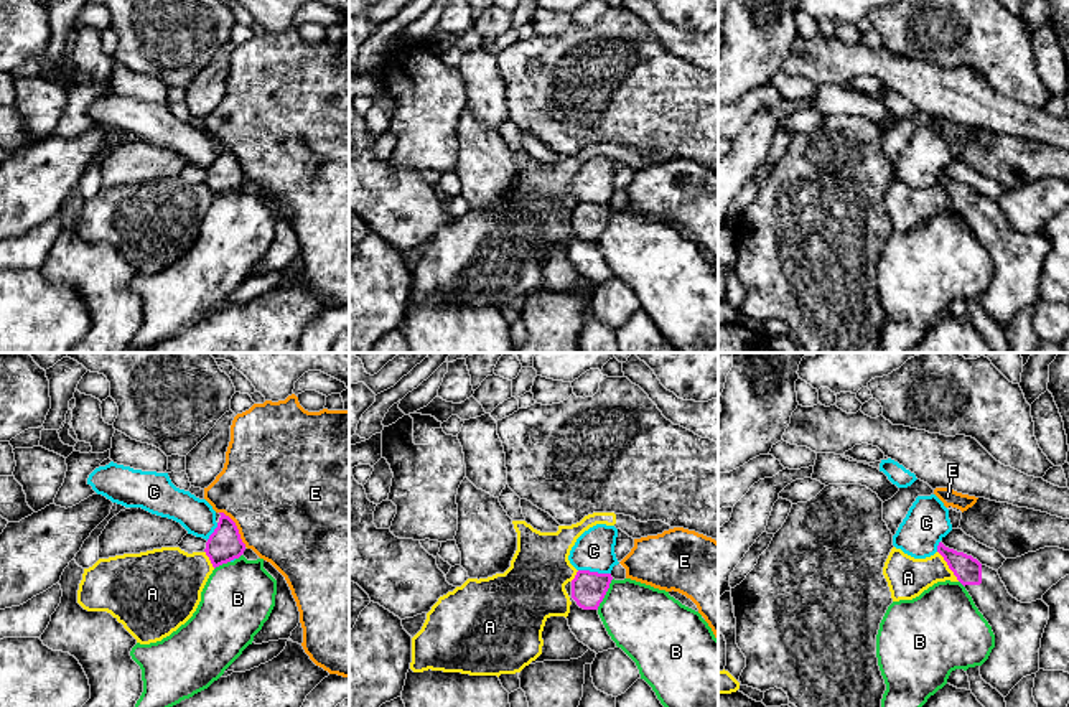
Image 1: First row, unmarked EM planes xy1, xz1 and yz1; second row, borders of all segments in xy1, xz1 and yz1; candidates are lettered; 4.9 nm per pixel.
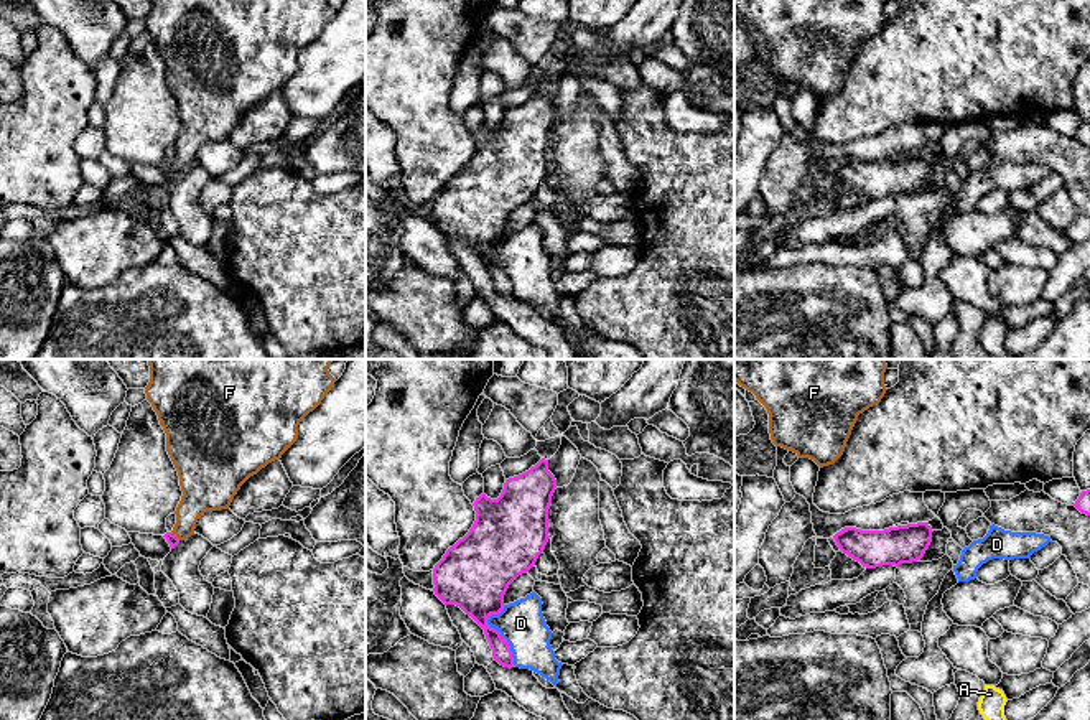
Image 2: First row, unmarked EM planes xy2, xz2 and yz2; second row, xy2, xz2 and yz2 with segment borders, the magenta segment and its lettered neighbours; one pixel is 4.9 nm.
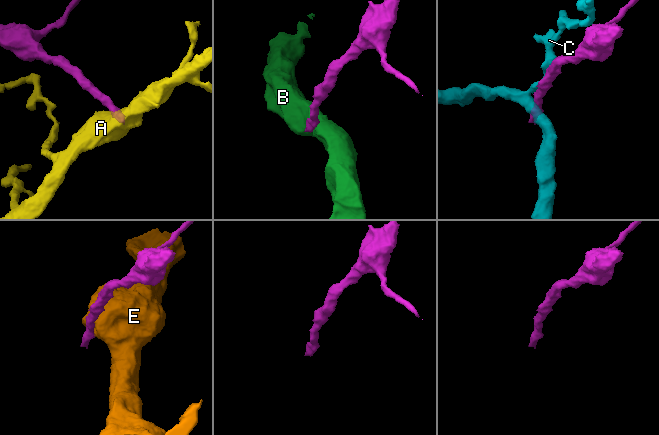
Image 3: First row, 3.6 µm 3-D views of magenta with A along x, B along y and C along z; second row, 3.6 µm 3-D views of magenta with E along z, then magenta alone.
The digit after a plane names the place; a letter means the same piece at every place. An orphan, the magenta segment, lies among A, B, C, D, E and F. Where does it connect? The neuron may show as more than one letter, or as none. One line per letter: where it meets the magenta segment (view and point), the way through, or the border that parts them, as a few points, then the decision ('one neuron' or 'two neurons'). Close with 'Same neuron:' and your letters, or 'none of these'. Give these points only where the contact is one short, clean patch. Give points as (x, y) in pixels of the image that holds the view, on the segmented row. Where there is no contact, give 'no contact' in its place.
A: yz1 (947, 564) | along yz1 (938, 551), (959, 580) | two neurons
B: xz1 (605, 594) | along xz1 (613, 579), (597, 608) | two neurons
C: xz1 (595, 572) | two neurons
D: xz2 (498, 631) | two neurons
E: xy1 (236, 528) | along xy1 (219, 511), (234, 523), (246, 546) | two neurons
F: xy2 (173, 534) | across xy2 (172, 539), (173, 534), (185, 523), (201, 491) | one neuron
Same neuron: F

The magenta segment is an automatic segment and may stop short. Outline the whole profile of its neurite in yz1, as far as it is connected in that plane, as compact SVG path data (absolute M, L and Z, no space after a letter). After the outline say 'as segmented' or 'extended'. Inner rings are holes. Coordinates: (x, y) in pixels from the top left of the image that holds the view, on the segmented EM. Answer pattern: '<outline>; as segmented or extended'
M942 542L937 552L992 626L995 648L980 666L980 676L1006 697L1023 677L1039 671L1039 648L1049 606L1043 600L1018 602L1008 593L998 572L972 555L949 549Z; extended

